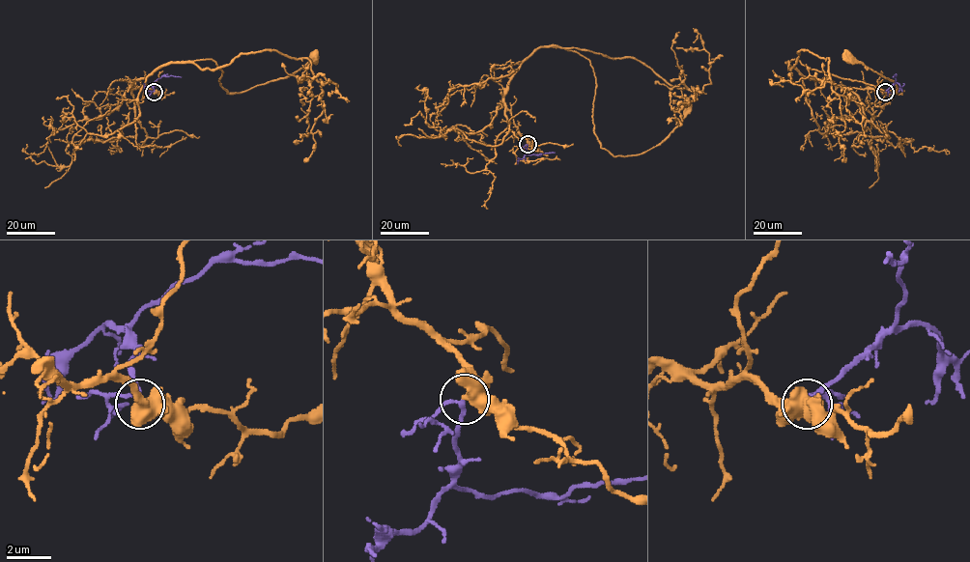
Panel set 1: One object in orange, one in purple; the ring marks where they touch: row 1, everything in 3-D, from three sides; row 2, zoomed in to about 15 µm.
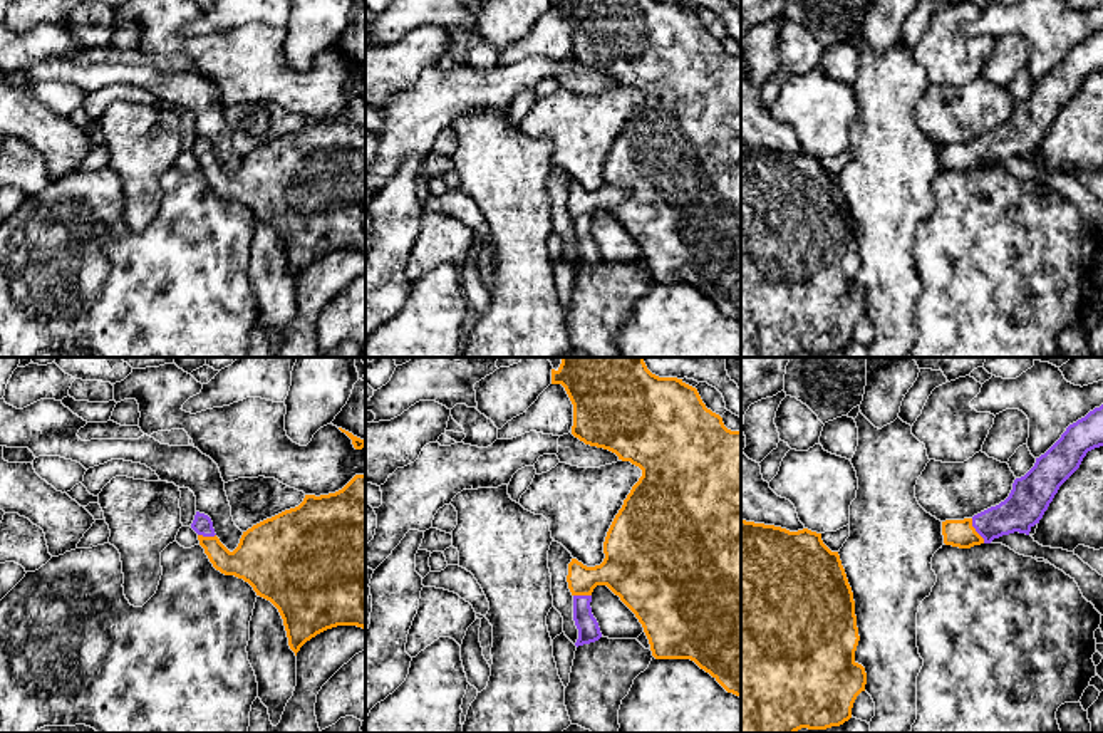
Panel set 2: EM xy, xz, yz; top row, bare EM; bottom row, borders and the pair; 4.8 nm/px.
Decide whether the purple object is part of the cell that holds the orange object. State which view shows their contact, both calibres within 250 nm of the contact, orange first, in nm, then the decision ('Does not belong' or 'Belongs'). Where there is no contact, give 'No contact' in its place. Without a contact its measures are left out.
Touches orange in yz. Thickness 130 nm (orange) against 190 nm. Belongs

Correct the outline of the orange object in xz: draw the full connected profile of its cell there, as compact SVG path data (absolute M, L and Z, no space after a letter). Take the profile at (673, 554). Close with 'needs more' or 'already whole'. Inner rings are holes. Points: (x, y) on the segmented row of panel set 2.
M562 357L560 367L552 369L552 384L562 384L573 404L572 434L585 444L608 450L622 461L630 461L642 470L642 476L632 486L615 515L605 542L605 559L600 565L587 567L577 559L568 564L568 589L573 595L573 621L578 629L575 646L595 642L602 637L597 619L592 614L592 592L597 585L607 585L635 614L649 639L655 659L691 659L709 673L728 693L741 698L741 429L731 431L722 418L706 408L696 387L677 377L652 374L644 357Z | needs more

